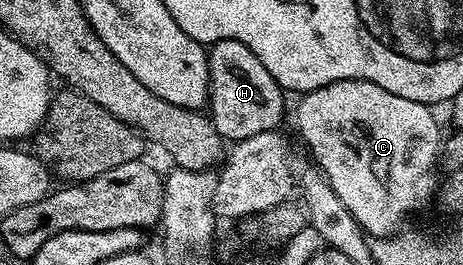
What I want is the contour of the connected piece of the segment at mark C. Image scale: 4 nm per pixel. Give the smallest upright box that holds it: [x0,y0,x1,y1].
[297,79,443,238]

